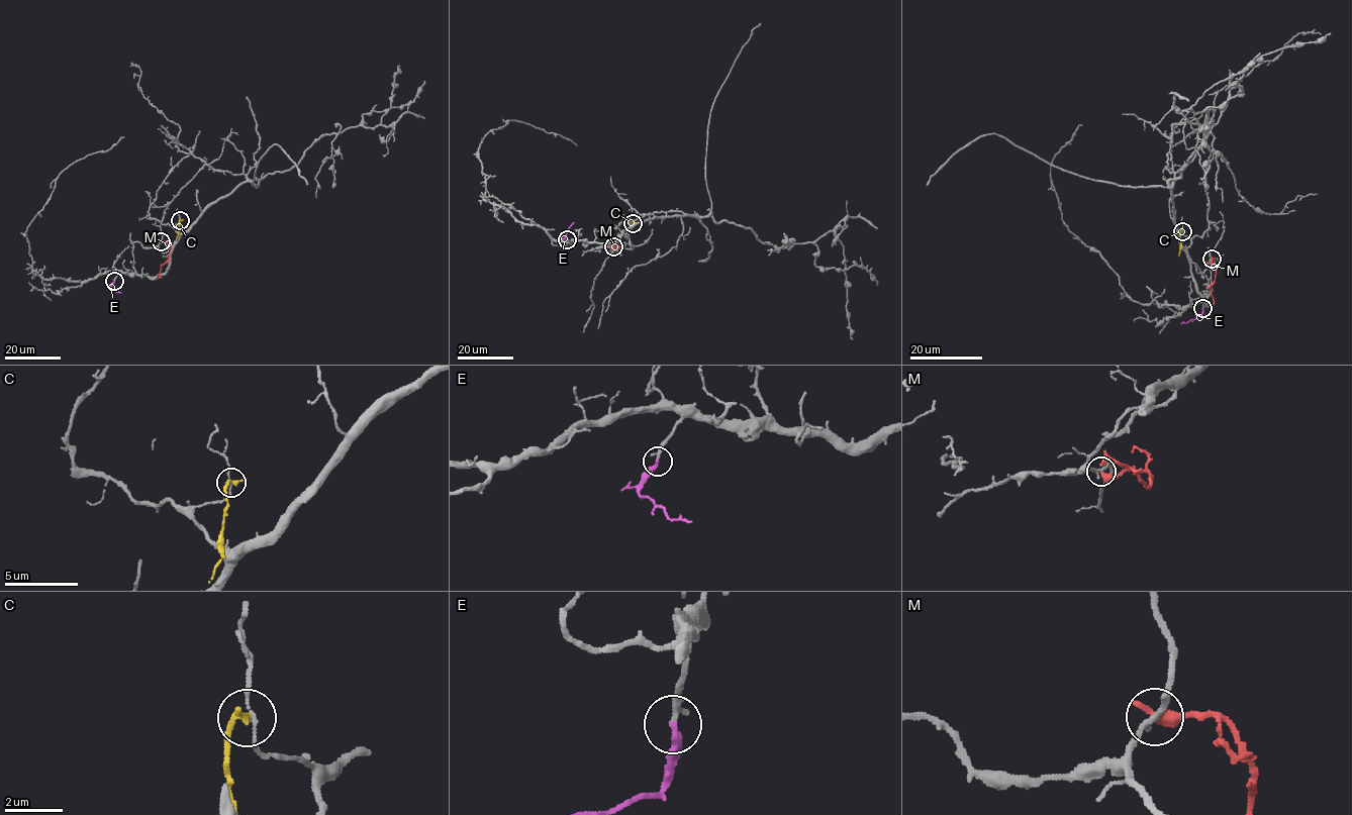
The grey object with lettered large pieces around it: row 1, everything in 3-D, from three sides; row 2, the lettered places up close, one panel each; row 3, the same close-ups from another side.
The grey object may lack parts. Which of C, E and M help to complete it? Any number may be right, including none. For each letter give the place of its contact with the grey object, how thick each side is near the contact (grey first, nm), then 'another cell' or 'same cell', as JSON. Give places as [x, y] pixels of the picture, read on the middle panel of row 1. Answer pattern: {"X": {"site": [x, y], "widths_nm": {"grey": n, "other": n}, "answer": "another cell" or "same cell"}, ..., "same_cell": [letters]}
{"C": {"site": [633, 223], "widths_nm": {"grey": 120, "other": 280}, "answer": "another cell"}, "E": {"site": [567, 239], "widths_nm": {"grey": 240, "other": 320}, "answer": "same cell"}, "M": {"site": [613, 246], "widths_nm": {"grey": 200, "other": 480}, "answer": "another cell"}, "same_cell": ["E"]}

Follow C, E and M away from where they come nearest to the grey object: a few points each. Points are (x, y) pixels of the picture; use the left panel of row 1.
C: (180, 220), (176, 239)
E: (114, 281), (111, 287), (121, 293)
M: (161, 241), (168, 243), (170, 253), (157, 279)

